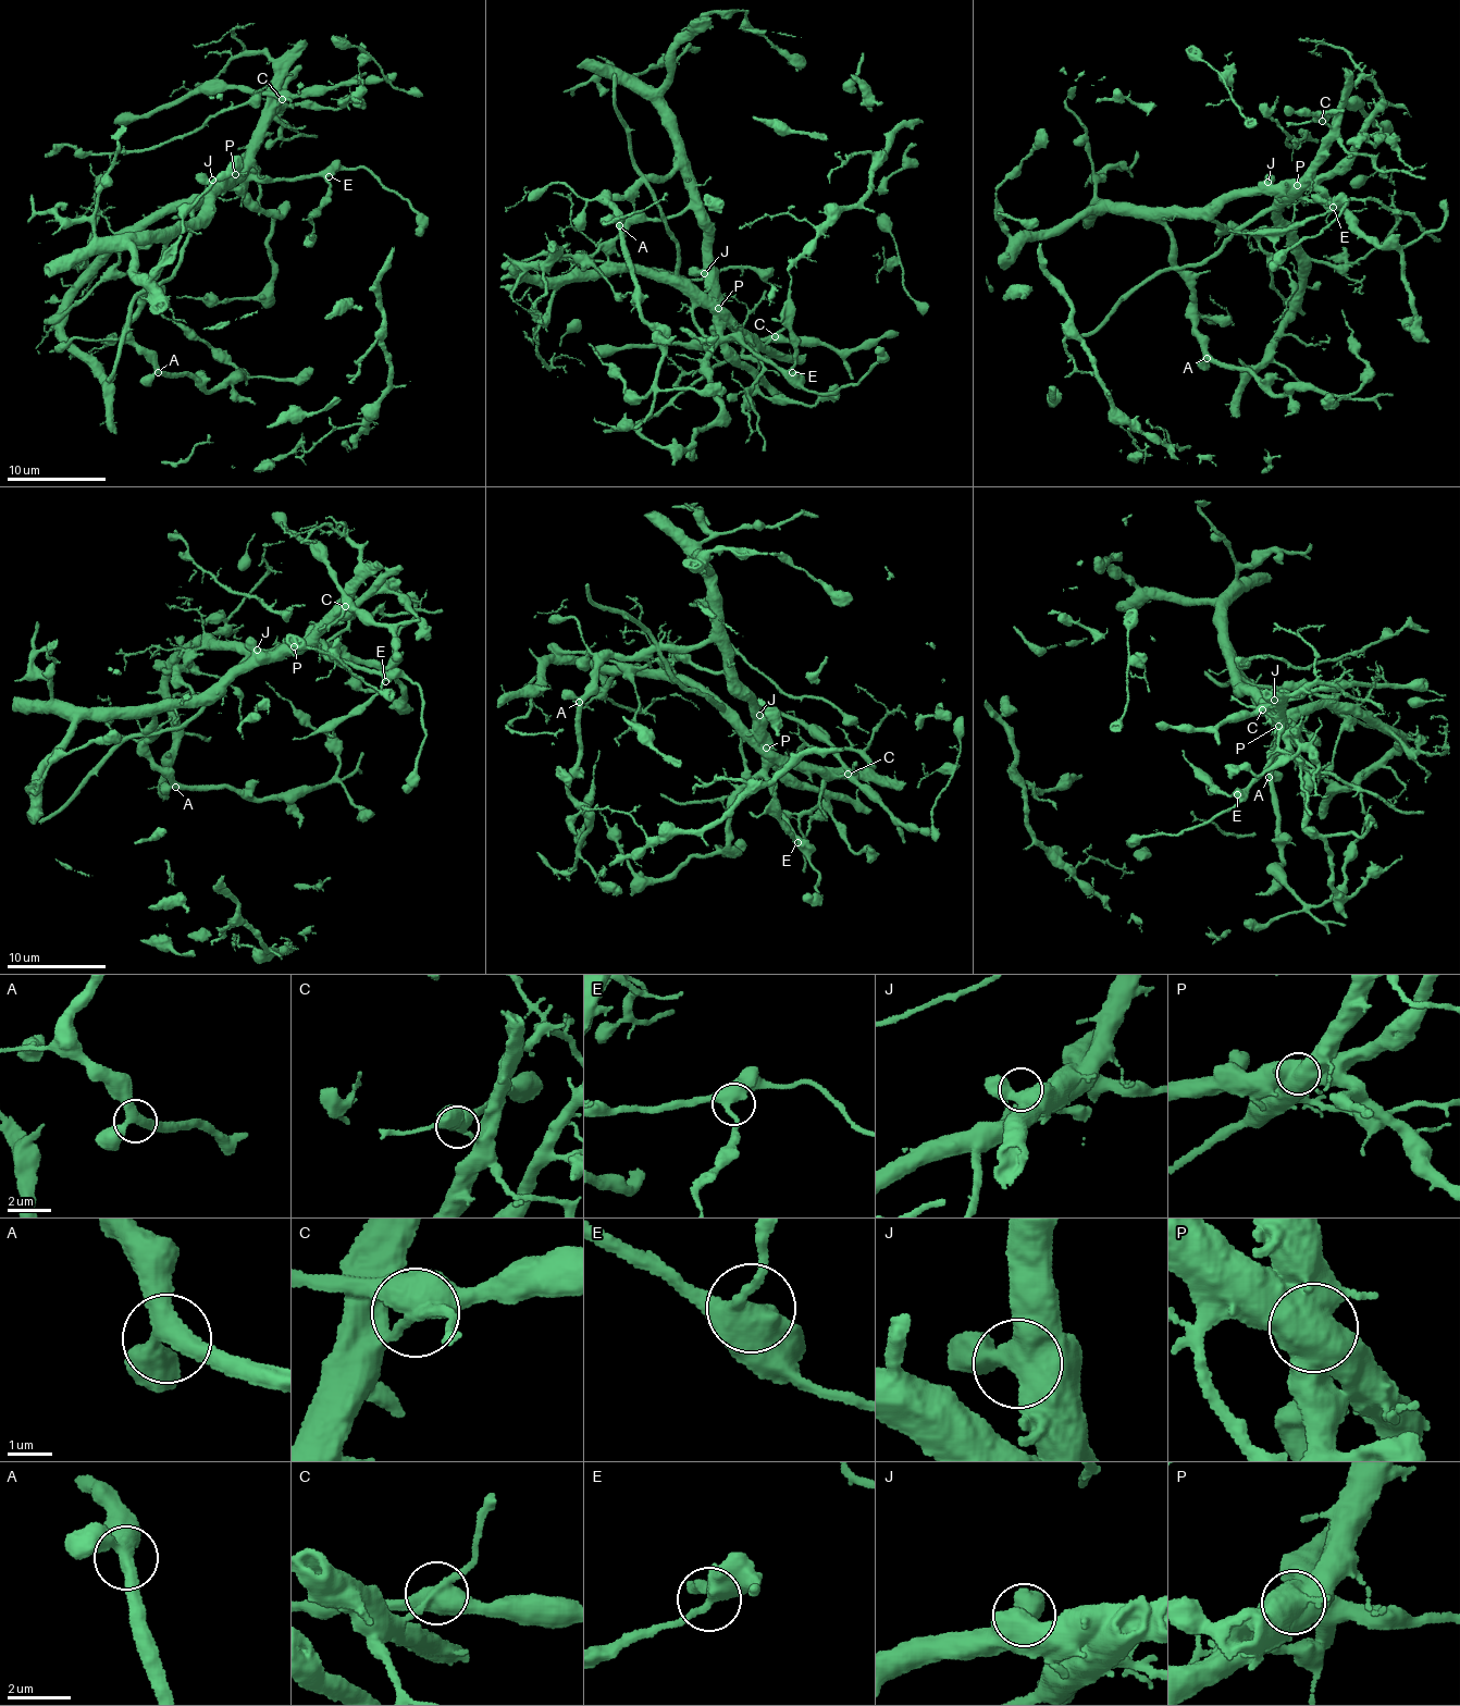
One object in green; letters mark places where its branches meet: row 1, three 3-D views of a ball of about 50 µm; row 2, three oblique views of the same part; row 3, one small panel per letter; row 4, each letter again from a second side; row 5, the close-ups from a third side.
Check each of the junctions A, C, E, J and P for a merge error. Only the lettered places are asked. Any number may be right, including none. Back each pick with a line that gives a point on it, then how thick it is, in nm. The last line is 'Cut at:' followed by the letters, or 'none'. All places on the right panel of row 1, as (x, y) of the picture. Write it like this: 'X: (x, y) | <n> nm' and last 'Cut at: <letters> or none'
C: (1322, 121) | 480 nm
P: (1297, 185) | 700 nm
Cut at: C, P

